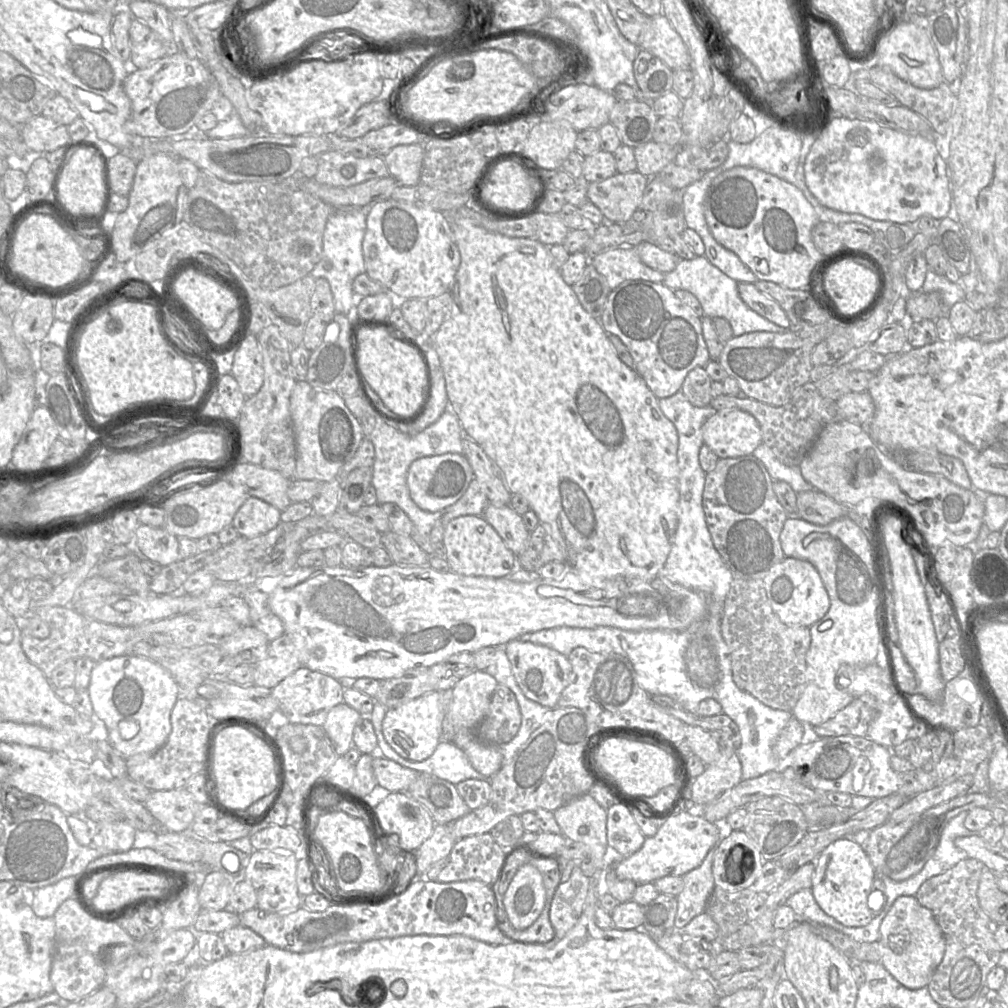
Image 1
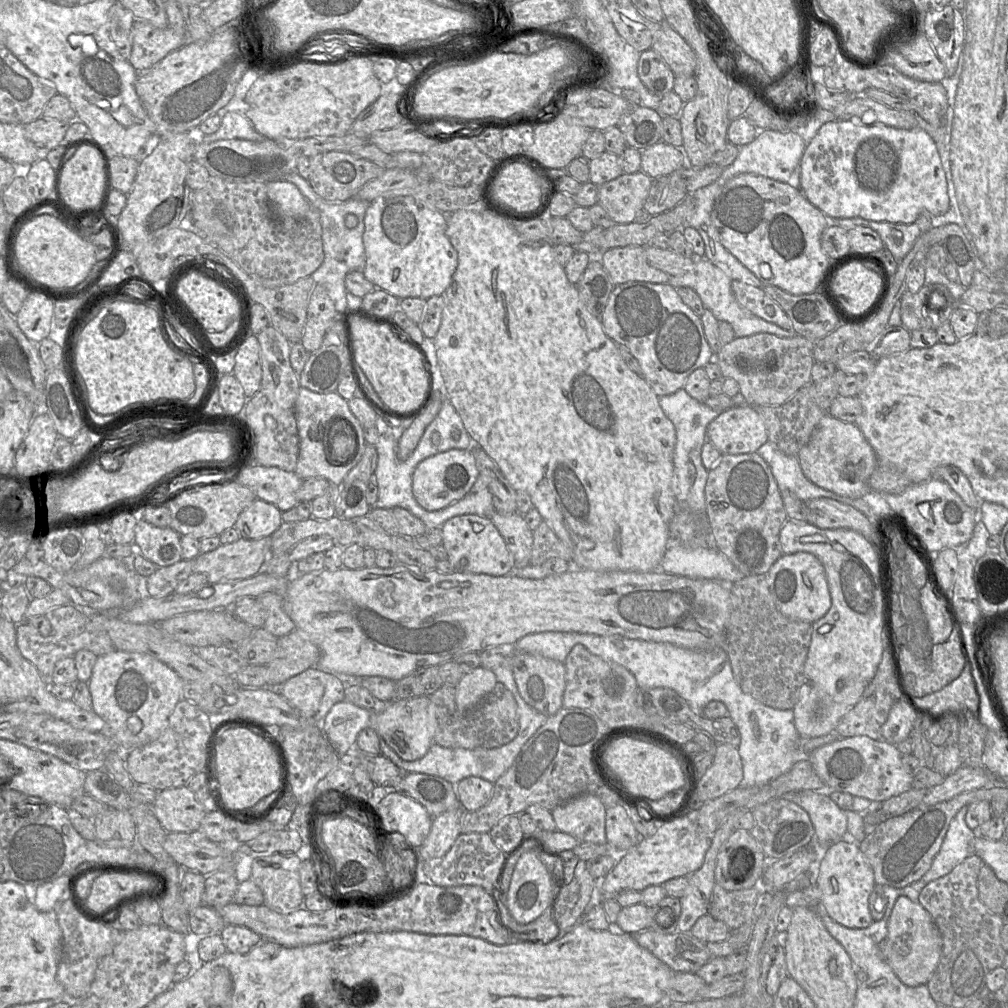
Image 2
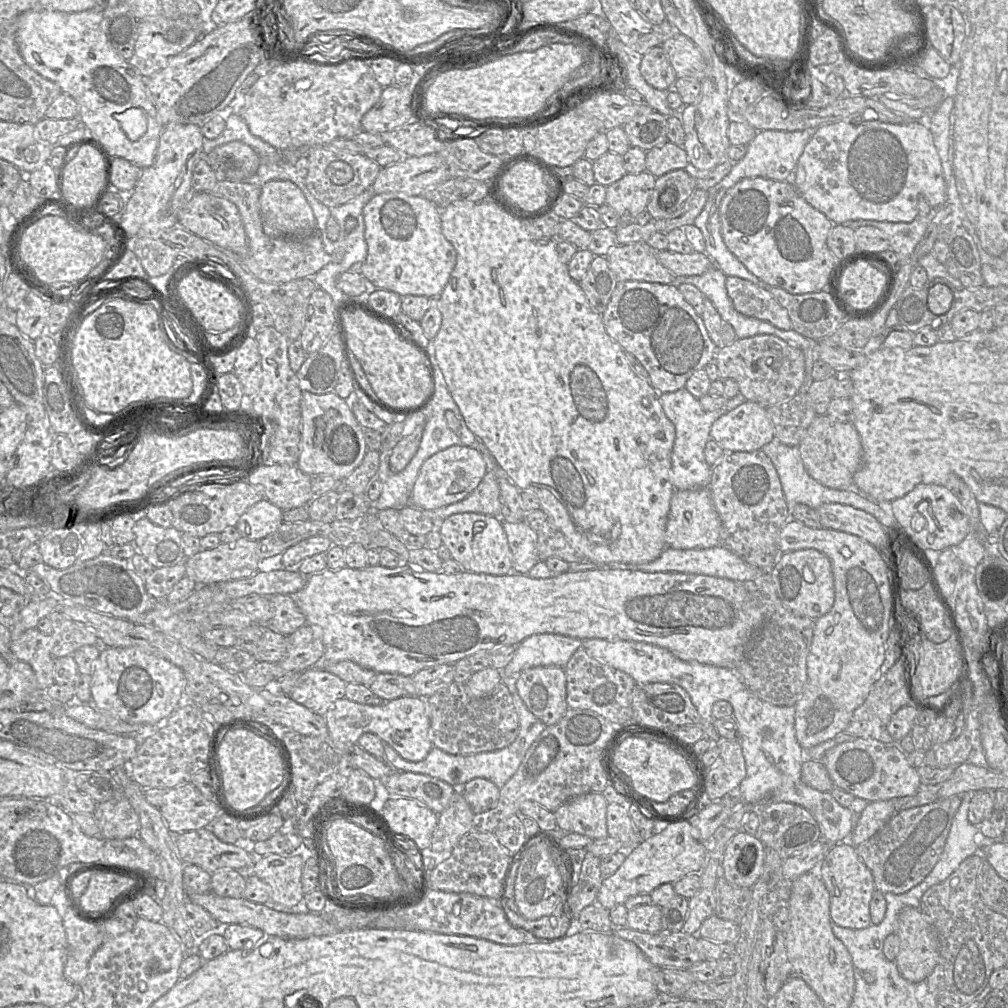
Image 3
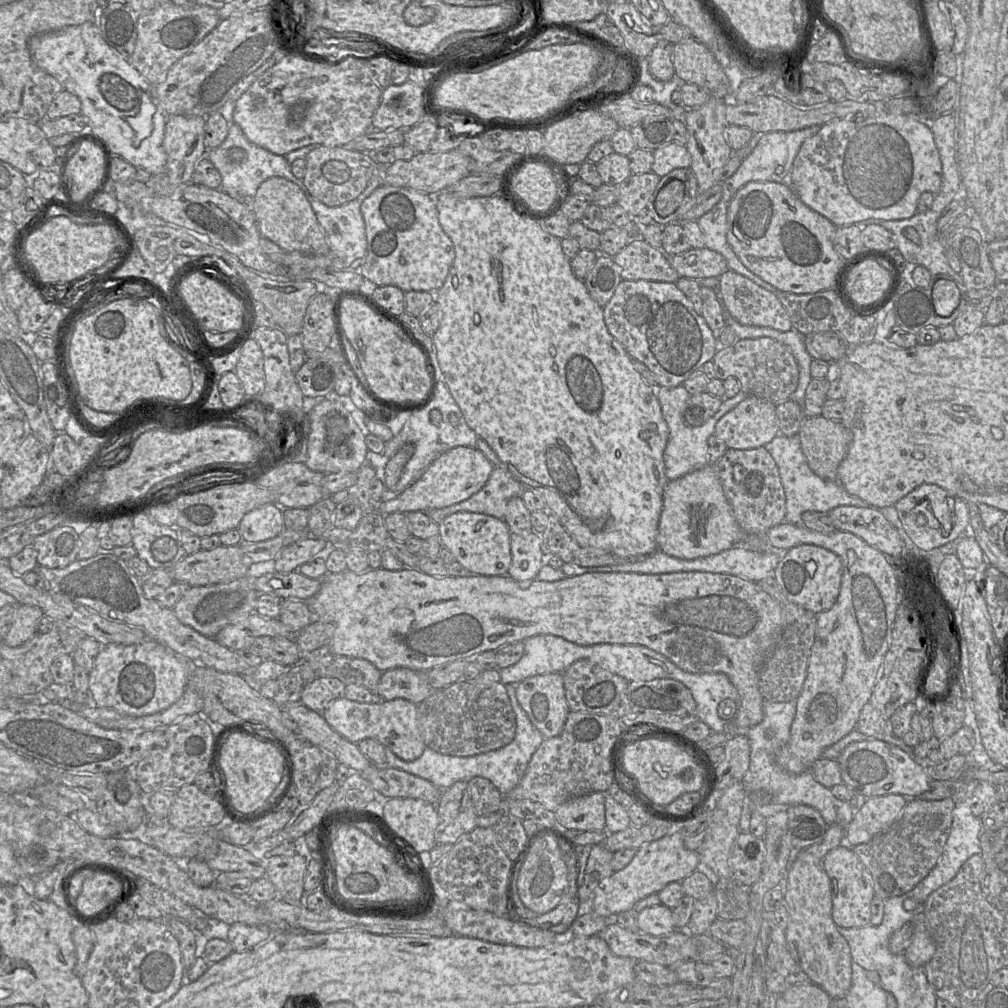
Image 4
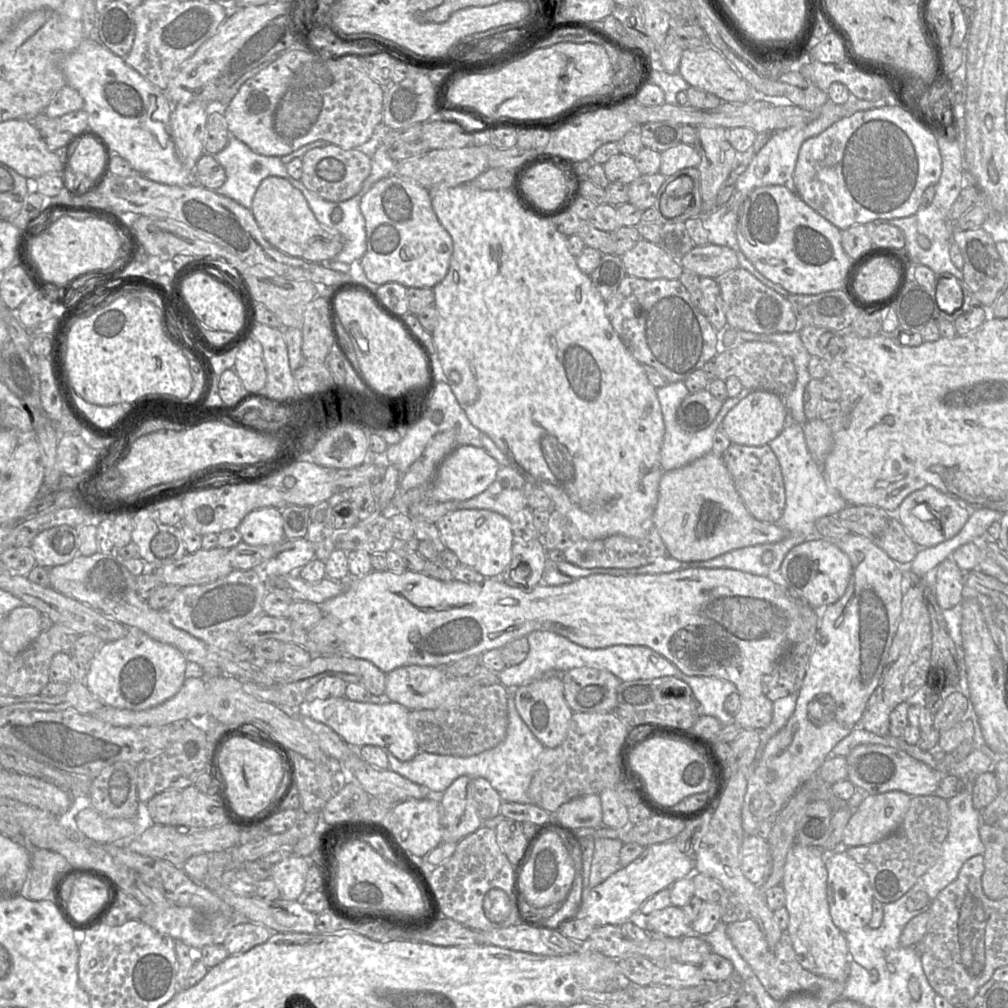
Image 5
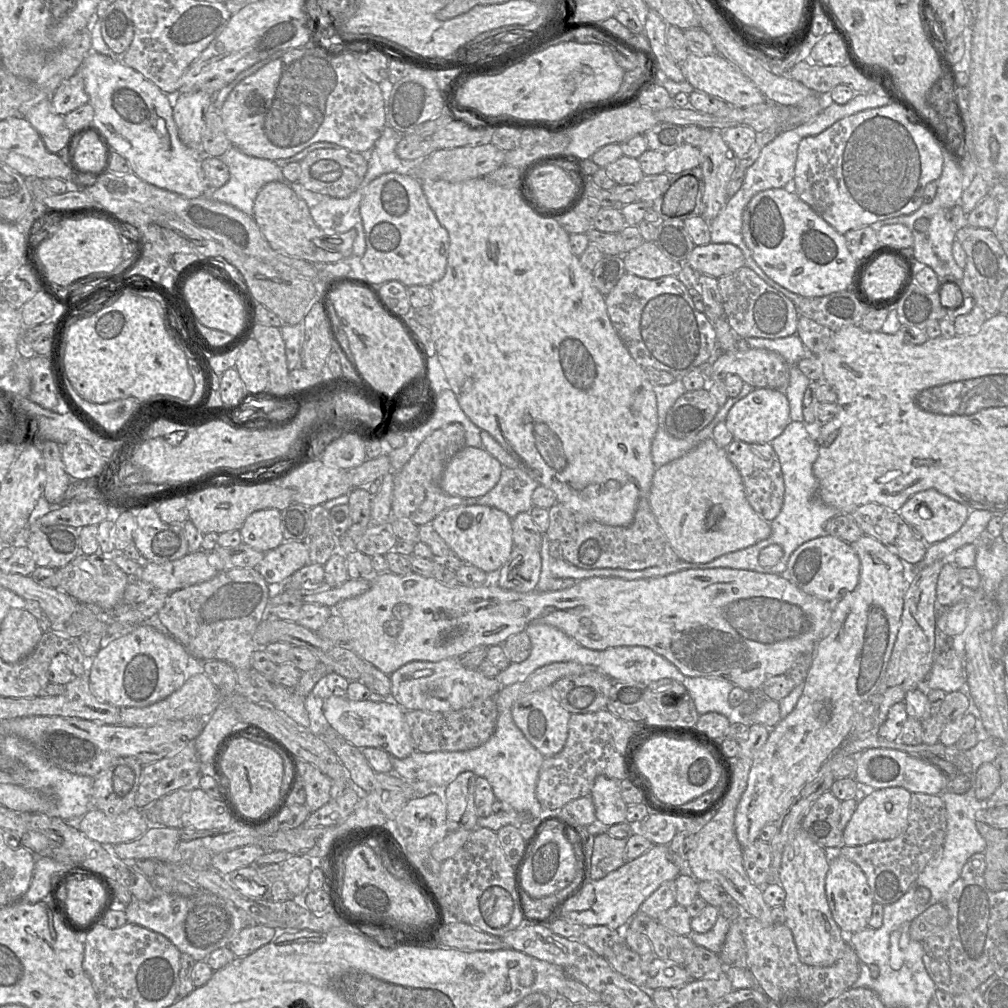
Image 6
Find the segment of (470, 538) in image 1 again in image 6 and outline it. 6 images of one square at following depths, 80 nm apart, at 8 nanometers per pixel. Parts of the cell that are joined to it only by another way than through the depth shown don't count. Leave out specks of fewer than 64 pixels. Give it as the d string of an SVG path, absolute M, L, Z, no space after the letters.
M470 504L449 508L431 522L435 531L463 563L494 576L507 562L514 548L512 518L504 511L487 505Z

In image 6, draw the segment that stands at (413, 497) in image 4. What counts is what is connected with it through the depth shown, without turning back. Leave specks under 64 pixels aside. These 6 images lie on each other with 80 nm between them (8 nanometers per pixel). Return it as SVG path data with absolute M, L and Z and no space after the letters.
M465 446L448 462L441 488L452 496L479 498L496 486L503 468L484 448Z

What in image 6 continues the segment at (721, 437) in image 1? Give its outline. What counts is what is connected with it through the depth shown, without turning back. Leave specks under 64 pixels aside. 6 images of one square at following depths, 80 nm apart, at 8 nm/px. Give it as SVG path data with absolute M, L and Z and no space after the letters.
M754 388L732 406L727 413L725 424L736 440L752 444L770 443L791 421L789 413L789 402L783 390Z

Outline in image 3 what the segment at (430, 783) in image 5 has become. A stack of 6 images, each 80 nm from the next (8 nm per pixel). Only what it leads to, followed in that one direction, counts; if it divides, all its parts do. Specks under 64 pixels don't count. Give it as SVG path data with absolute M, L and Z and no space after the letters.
M502 675L502 683L508 688L513 698L515 710L519 716L519 733L514 742L510 745L499 750L468 755L450 754L433 746L425 759L419 762L410 762L403 759L388 744L383 743L385 761L393 770L429 775L440 779L455 788L462 787L473 778L488 779L498 788L501 788L517 771L527 750L546 727L541 720L529 711L523 700L520 698L516 689L516 677Z

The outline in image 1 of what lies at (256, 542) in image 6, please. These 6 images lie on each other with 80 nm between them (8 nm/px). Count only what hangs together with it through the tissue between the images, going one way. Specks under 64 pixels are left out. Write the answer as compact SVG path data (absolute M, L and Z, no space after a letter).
M249 496L236 513L232 526L241 536L255 538L280 523L281 511L257 497Z

